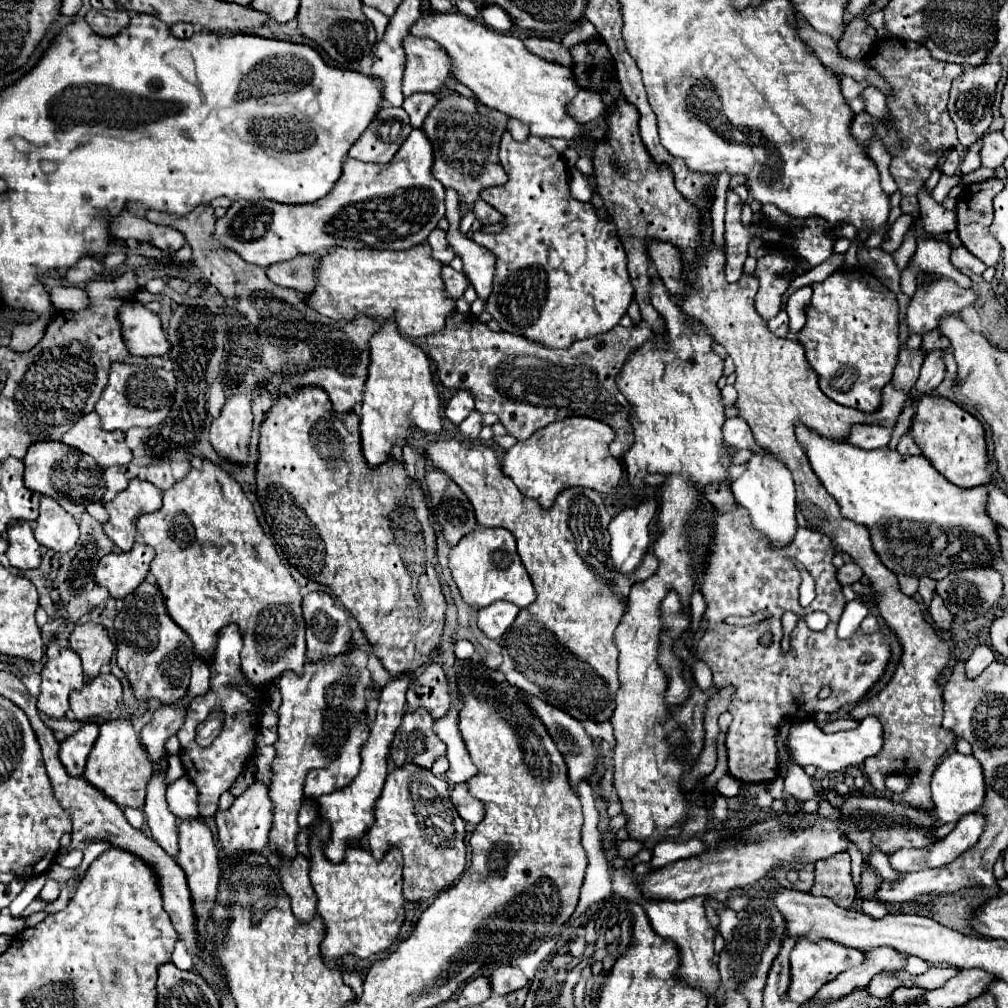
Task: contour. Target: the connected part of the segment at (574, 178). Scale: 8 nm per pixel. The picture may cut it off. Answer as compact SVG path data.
M577 168L569 170L569 188L571 188L571 196L581 202L589 202L593 196L591 182Z

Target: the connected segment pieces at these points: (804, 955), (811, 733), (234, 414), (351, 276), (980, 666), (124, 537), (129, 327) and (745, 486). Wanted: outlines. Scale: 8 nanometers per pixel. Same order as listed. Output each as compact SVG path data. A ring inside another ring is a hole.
M795 938L797 946L795 952L791 952L791 984L787 988L787 998L797 1004L809 1002L809 998L829 980L833 980L837 974L861 966L865 962L865 954L847 946L841 946L831 940L821 942L809 942L805 938Z
M867 716L861 720L861 724L855 730L847 732L835 732L835 734L825 734L813 718L803 718L795 720L789 728L787 736L787 748L791 752L791 758L799 766L817 766L825 772L839 772L849 766L859 766L865 758L875 756L883 746L883 730L881 724L875 716Z
M245 394L227 398L221 414L211 424L211 444L219 456L233 462L247 462L247 444L253 426L251 400Z
M417 244L409 250L345 250L333 248L327 256L323 256L321 264L315 266L317 286L315 292L307 298L307 302L323 316L333 320L351 320L359 314L397 318L399 332L407 338L427 338L429 334L437 334L445 330L447 318L457 310L455 300L445 294L445 284L441 278L441 266L435 258L431 258L431 250L427 244Z
M977 644L971 652L971 658L965 664L965 672L969 678L979 676L991 662L995 660L995 652L989 644Z
M131 478L127 490L119 492L113 500L105 502L109 520L103 524L103 530L119 546L119 550L125 552L135 542L137 518L141 514L155 512L159 508L161 508L161 490L149 480Z
M131 302L121 312L123 340L133 356L161 356L169 350L159 314L139 302Z
M755 454L749 460L747 472L733 482L731 490L733 490L733 496L737 498L737 502L743 508L747 508L749 518L751 518L751 528L759 536L763 536L773 550L781 550L791 544L791 540L795 538L795 532L799 528L797 518L795 518L797 506L795 506L793 478L791 478L791 472L773 454L767 454L767 456Z

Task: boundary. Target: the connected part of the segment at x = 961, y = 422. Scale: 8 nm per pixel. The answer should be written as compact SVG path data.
M921 396L917 400L917 410L909 434L915 440L915 444L921 448L923 456L953 484L961 488L971 488L971 486L991 482L991 474L987 472L987 450L985 450L983 426L975 416L959 408L949 398Z

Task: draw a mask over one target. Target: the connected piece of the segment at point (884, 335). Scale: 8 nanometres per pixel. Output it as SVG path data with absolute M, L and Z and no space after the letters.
M849 268L835 270L825 282L813 284L813 298L805 310L805 326L797 334L797 340L805 348L805 356L809 366L819 374L819 388L833 402L841 406L851 406L861 412L873 412L881 404L881 390L891 382L893 368L897 364L899 354L899 310L895 294L883 286L869 272Z

